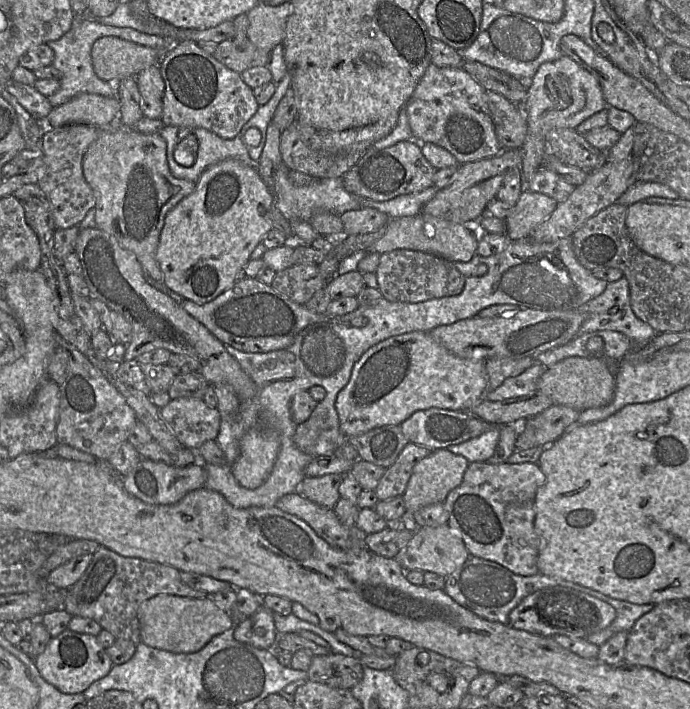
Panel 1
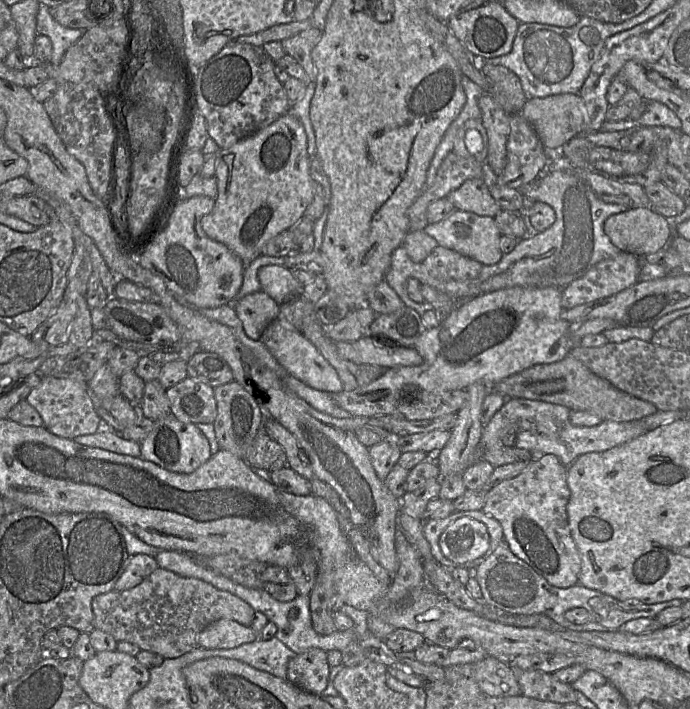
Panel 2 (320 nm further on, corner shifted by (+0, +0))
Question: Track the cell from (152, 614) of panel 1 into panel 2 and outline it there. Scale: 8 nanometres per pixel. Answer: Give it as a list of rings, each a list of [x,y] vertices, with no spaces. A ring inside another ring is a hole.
[[[219,619],[207,625],[198,635],[198,647],[206,649],[230,649],[257,640],[259,634],[251,627],[234,620]]]

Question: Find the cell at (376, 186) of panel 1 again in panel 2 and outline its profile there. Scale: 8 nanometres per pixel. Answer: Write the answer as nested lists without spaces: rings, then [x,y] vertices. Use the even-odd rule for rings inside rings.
[[[480,178],[466,180],[446,197],[457,210],[494,218],[502,209],[492,197],[490,188]]]

